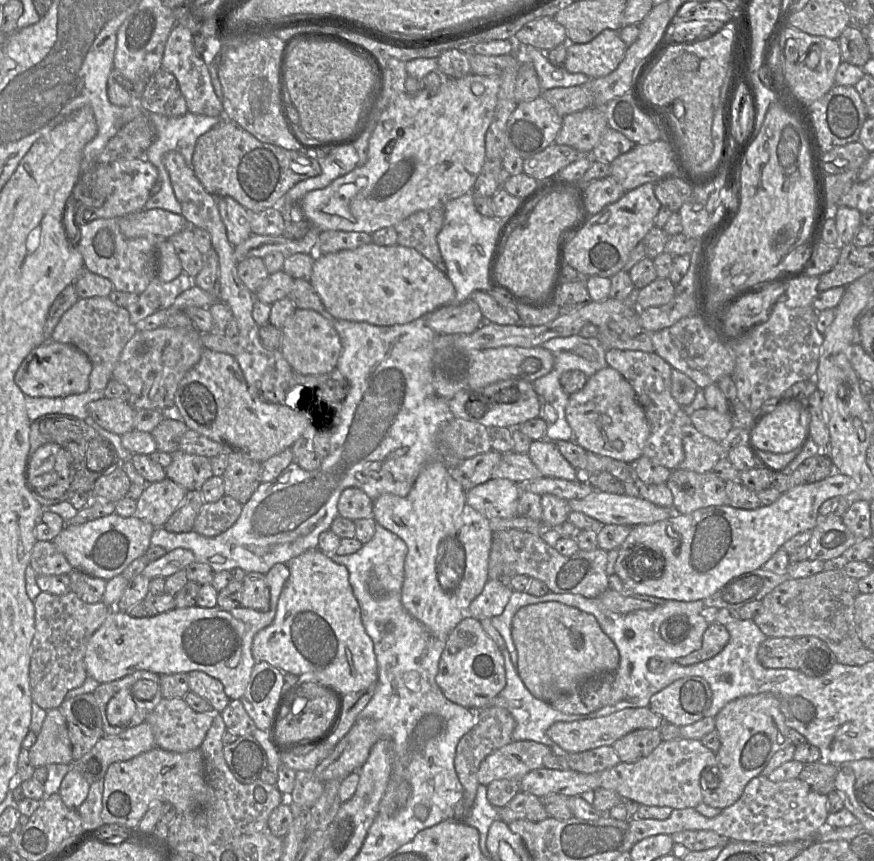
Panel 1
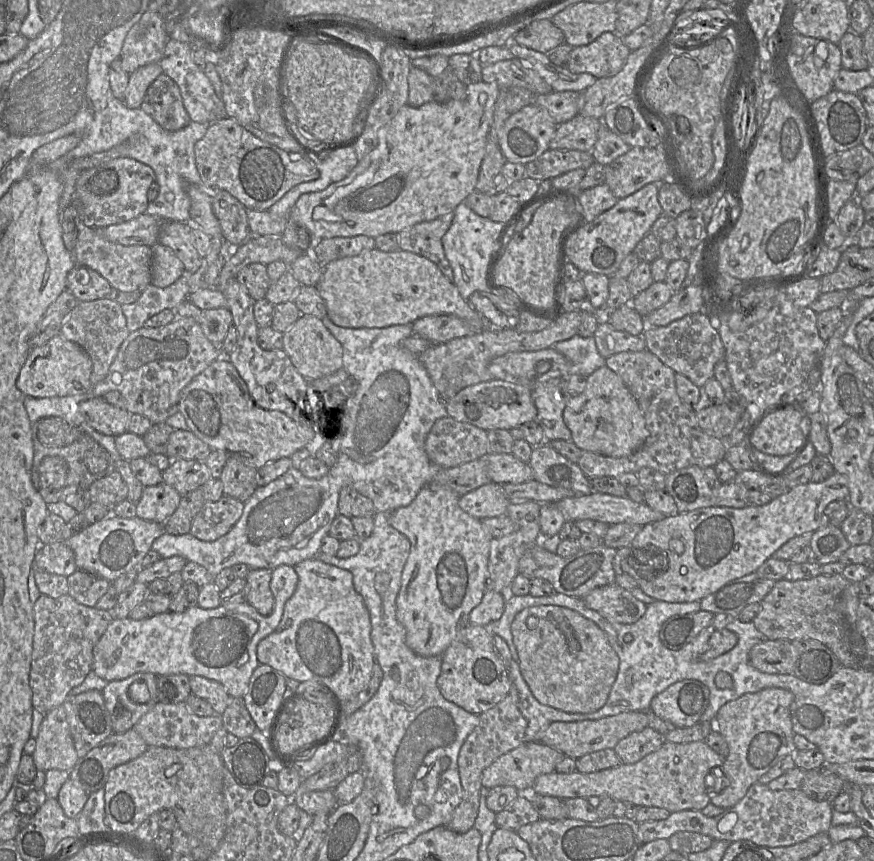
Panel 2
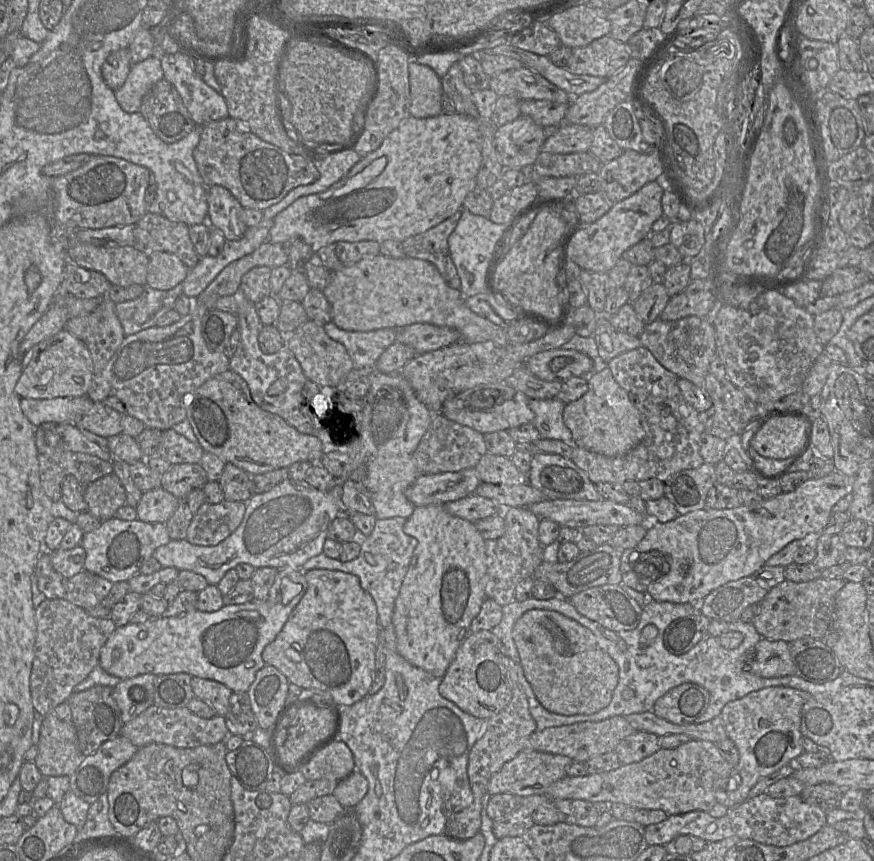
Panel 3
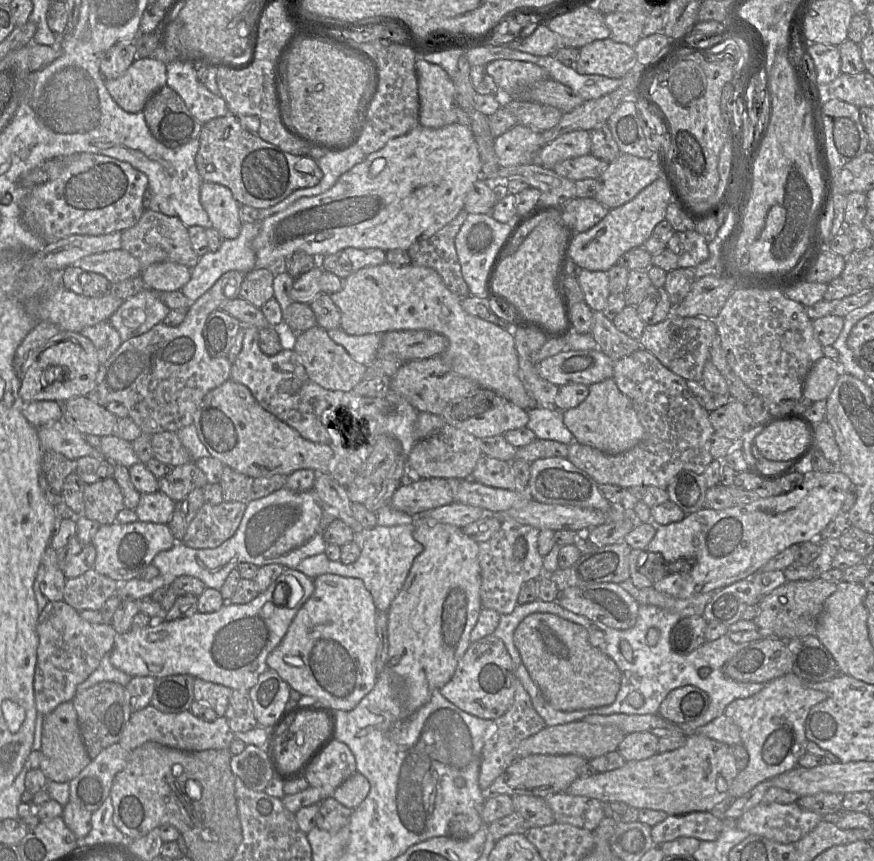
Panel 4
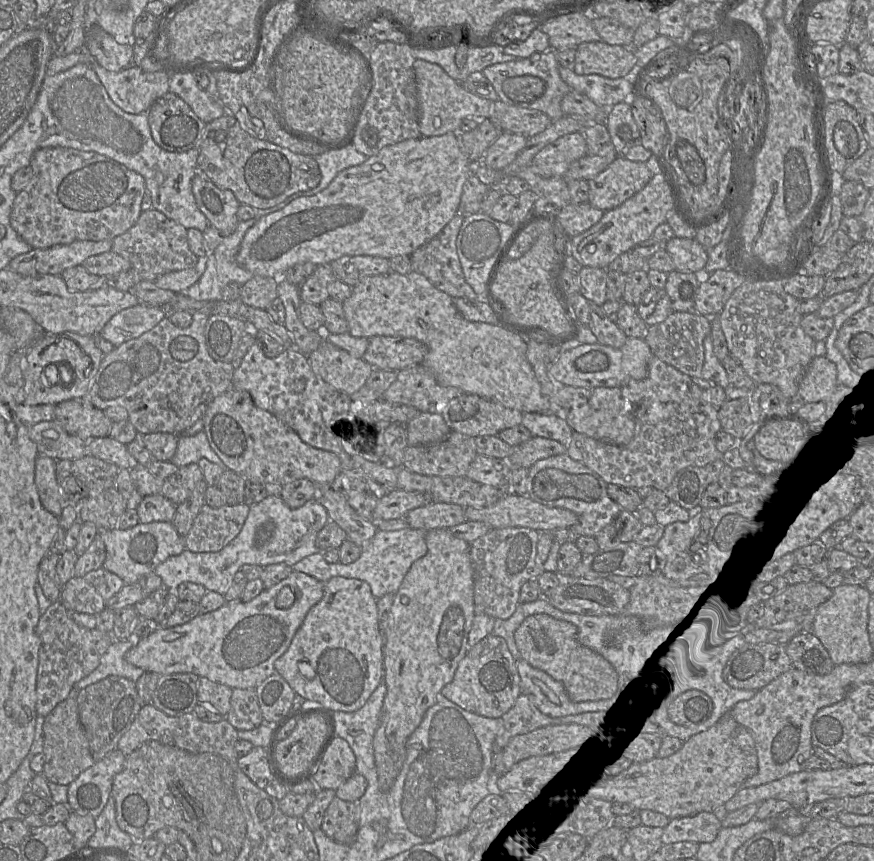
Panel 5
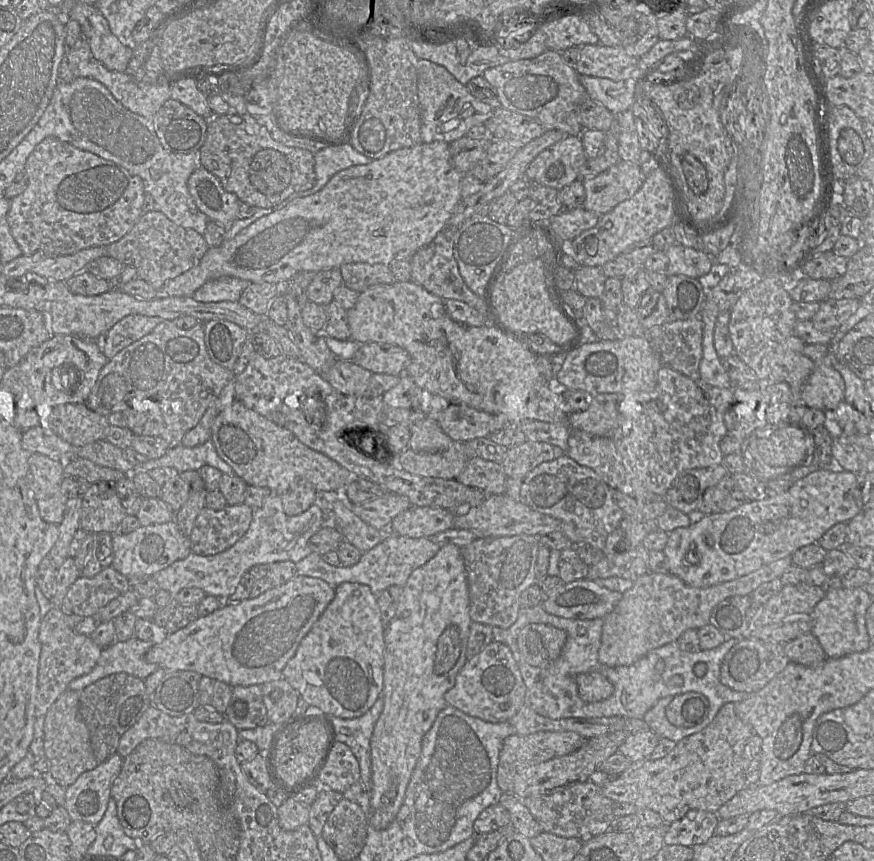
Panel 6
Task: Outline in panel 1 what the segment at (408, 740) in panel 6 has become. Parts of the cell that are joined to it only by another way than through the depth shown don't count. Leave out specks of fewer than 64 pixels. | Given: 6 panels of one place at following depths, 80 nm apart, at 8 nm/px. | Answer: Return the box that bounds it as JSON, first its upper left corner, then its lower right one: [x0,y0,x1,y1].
[372,462,493,638]

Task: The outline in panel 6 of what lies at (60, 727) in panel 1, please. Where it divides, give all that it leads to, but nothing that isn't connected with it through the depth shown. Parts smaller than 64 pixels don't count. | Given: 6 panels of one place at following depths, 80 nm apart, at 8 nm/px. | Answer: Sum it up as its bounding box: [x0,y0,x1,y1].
[44,690,99,787]

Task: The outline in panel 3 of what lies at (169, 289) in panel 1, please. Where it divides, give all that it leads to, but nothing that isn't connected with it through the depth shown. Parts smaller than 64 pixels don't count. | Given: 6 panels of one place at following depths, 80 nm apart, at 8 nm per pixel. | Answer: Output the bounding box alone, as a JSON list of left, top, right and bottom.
[115,283,182,336]

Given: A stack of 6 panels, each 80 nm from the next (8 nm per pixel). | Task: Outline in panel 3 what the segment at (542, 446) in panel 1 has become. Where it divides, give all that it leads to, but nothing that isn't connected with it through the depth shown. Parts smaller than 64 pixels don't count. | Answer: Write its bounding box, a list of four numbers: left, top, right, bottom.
[528,454,603,501]

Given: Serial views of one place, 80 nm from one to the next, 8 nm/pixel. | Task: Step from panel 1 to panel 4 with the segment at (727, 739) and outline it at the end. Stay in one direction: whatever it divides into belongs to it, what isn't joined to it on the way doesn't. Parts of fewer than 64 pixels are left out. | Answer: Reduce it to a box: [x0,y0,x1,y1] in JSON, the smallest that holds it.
[724,672,826,798]

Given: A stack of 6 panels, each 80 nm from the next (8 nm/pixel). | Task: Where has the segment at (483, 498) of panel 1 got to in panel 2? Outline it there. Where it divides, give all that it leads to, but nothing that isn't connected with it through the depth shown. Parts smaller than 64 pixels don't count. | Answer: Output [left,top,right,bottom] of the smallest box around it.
[458,483,511,520]

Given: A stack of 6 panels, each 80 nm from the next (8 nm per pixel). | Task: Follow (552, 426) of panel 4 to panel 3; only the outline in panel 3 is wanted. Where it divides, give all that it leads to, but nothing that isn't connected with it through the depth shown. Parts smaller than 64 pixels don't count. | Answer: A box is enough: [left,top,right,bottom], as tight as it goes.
[529,398,574,448]

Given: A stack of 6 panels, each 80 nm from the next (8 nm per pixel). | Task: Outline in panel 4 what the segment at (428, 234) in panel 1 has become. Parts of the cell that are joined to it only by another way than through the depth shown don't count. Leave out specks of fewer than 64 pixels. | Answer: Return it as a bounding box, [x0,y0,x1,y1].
[408,210,470,295]

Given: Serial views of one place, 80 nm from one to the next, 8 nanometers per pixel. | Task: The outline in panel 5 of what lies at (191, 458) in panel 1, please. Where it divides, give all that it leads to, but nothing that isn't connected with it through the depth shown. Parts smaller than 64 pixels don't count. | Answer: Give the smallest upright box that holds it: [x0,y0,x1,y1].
[162,463,204,505]

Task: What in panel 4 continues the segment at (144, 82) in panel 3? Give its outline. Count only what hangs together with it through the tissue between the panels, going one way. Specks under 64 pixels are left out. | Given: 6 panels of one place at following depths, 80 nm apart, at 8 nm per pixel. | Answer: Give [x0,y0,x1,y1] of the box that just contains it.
[105,56,166,113]

